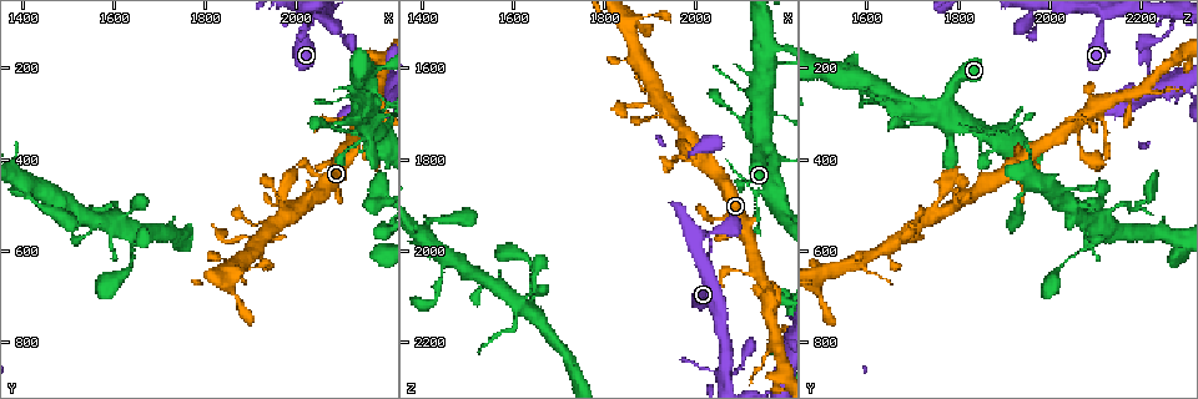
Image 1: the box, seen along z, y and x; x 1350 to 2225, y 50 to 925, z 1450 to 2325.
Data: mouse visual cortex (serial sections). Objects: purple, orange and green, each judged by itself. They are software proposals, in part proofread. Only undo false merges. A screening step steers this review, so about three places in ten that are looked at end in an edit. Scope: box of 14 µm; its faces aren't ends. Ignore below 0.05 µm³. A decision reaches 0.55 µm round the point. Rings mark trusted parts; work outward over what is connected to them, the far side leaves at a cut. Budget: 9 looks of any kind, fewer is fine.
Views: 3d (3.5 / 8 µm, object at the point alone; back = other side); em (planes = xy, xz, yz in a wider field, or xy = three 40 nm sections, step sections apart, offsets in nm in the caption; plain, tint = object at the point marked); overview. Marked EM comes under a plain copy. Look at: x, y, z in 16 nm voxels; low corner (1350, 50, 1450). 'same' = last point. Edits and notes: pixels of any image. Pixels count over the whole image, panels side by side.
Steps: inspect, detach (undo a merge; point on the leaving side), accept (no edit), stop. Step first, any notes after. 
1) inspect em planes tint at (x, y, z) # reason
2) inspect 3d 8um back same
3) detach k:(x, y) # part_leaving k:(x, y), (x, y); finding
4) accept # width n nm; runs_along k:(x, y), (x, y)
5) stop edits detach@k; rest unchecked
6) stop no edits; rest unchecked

inspect 3d 3.5um at (2145, 315, 2055) # abrupt turn

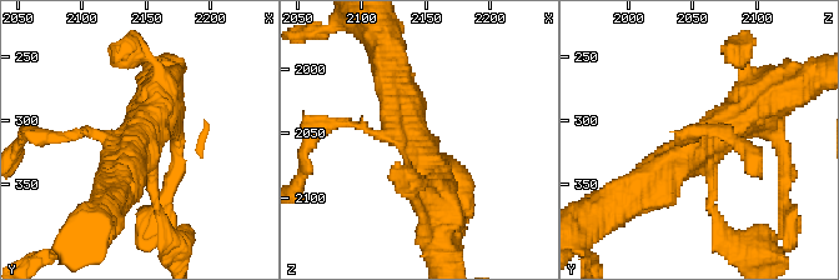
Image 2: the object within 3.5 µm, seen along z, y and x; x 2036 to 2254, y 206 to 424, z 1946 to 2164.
inspect em xy step 5 tint at (2140, 318, 2056)

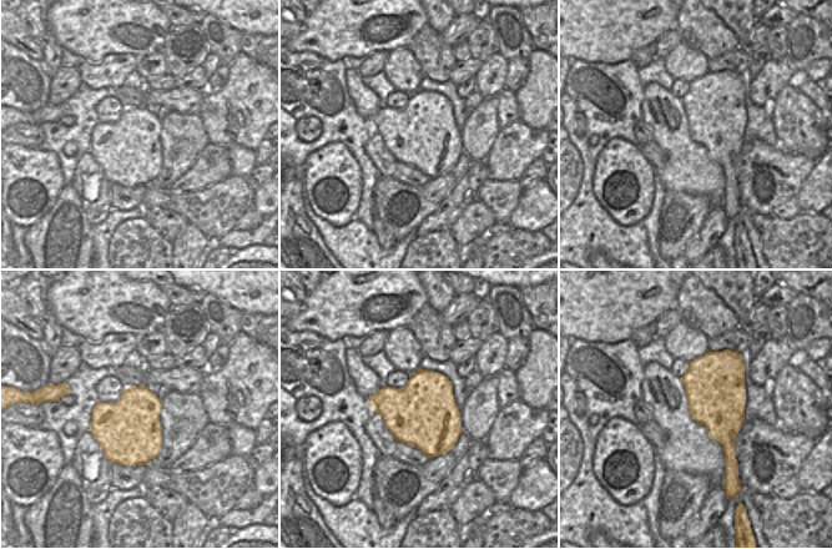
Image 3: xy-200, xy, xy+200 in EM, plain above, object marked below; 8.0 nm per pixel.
accept # runs_along 2:(639, 190), (760, 101); one cell here

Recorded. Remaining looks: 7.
inspect 3d 8um at (1960, 485, 1795) # calibre changes

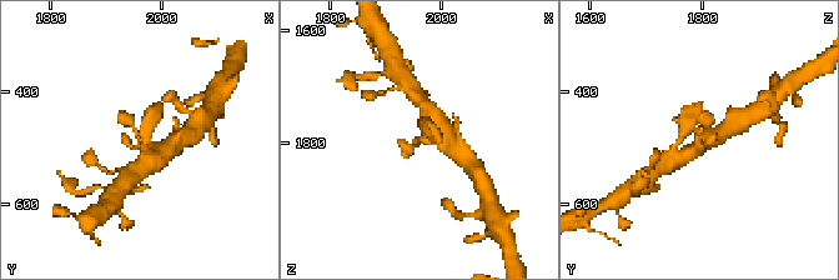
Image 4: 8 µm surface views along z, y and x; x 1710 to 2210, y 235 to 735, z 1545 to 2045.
inspect em xy step 5 tint at (1965, 495, 1795) # need the tissue

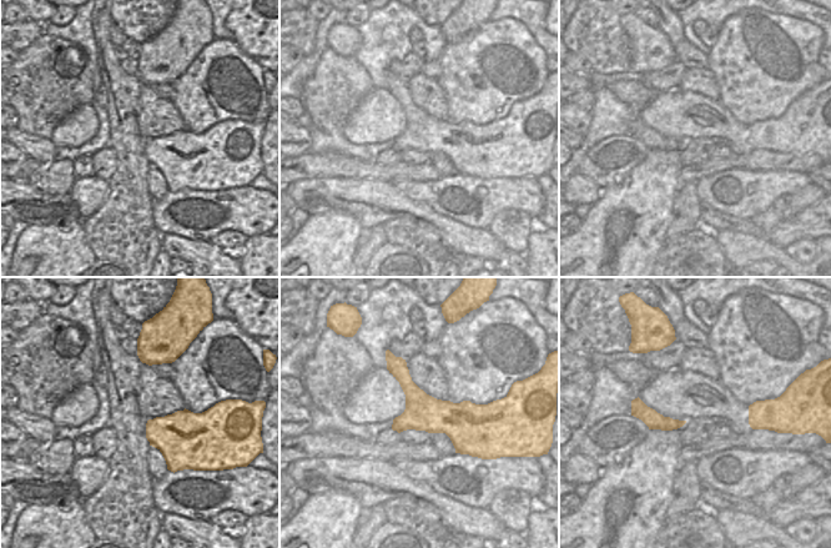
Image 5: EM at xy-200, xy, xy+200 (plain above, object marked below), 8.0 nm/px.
accept # width 300 nm; runs_along 4:(170, 148), (147, 149), (121, 116); continuous, no second cell

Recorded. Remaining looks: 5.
inspect 3d 8um at (2150, 280, 1770) # two arms at a narrow angle

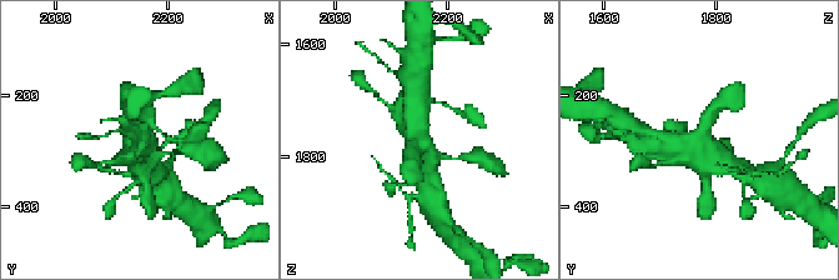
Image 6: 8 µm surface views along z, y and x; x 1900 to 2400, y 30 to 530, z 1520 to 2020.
inspect em xy step 5 tint at (2145, 280, 1770)

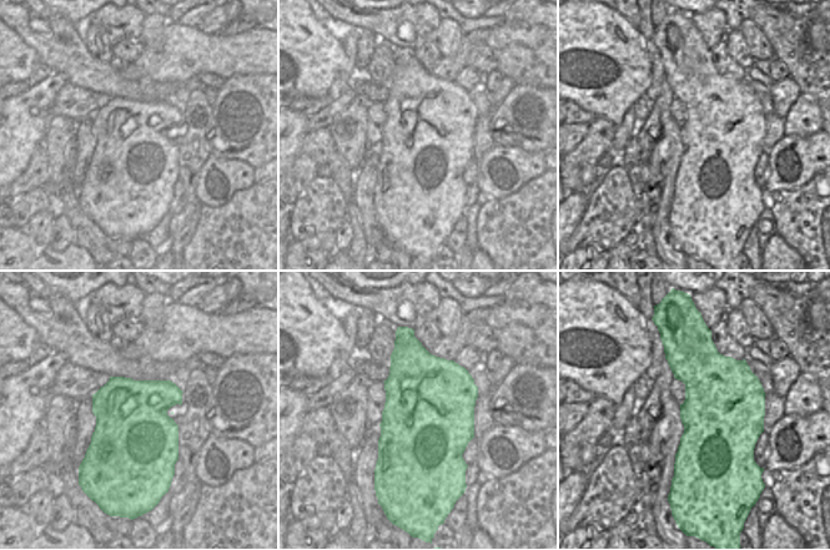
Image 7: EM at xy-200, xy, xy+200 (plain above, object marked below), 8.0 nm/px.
accept # runs_along 6:(714, 109), (696, 146), (666, 148); all the same cell

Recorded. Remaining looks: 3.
inspect 3d 3.5um at (2130, 360, 1850) # narrows sharply

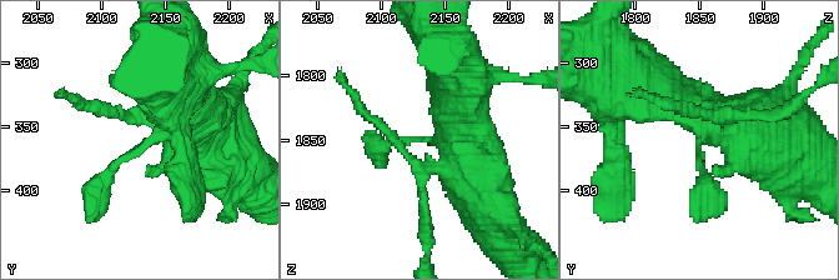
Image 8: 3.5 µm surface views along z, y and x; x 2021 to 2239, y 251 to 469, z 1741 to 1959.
detach 8:(425, 211) # part_leaving 8:(432, 166), (421, 173), (425, 260); a second cell is stuck on

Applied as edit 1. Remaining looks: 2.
stop edits detach@8; rest unchecked

